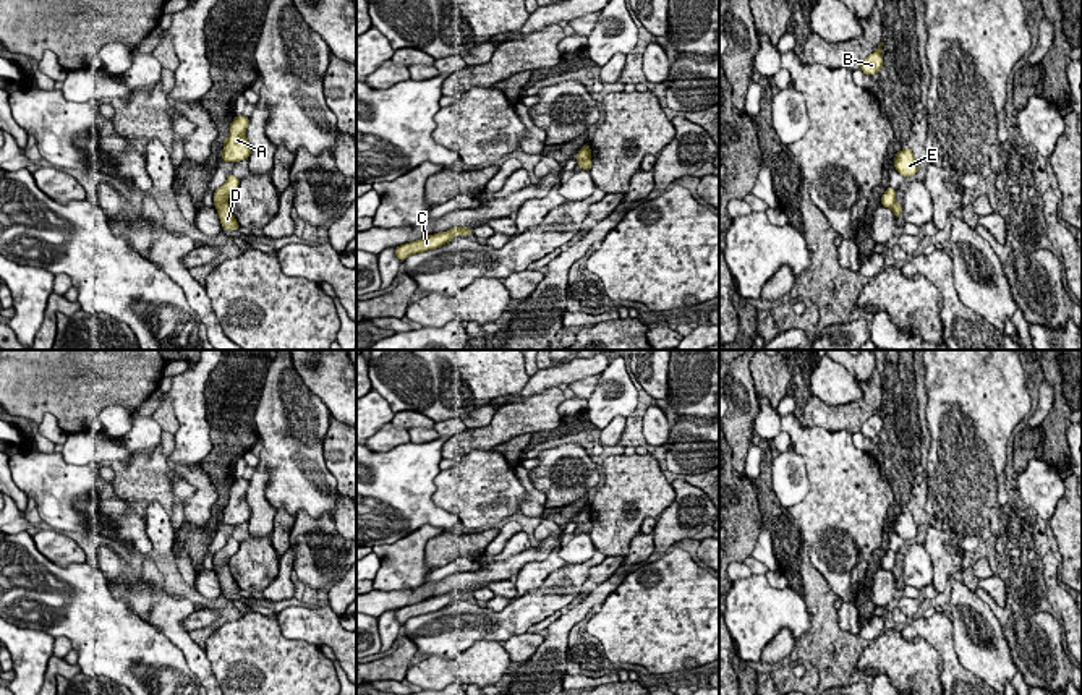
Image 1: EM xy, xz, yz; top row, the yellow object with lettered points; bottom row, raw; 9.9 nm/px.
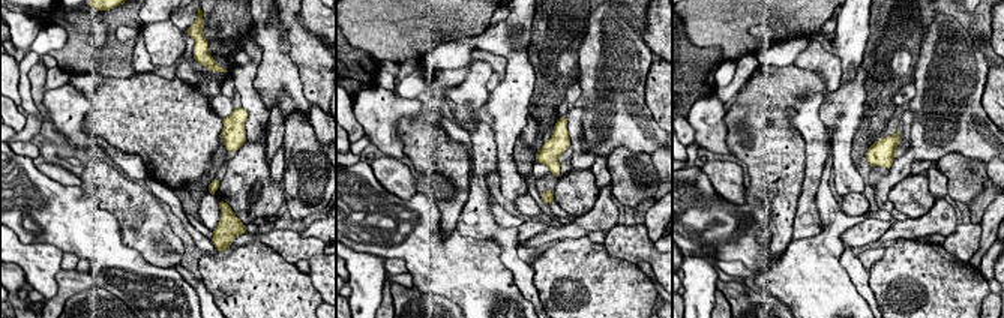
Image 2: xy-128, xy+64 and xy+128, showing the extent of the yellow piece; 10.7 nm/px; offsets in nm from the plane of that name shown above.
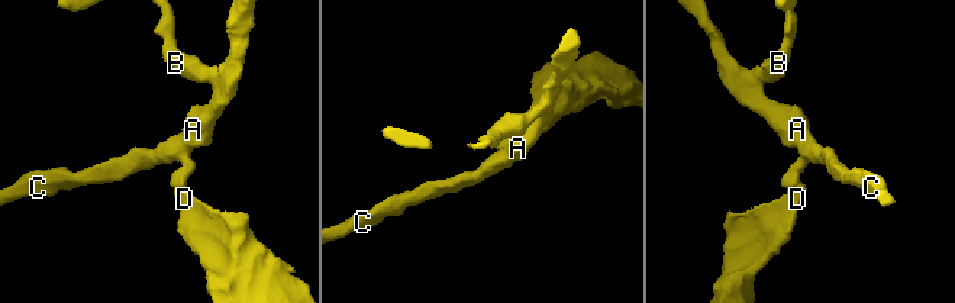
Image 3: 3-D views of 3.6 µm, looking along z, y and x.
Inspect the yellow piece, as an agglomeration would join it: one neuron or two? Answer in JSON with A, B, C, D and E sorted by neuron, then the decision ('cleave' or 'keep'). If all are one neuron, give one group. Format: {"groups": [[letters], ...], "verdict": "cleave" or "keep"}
{"groups": [["A", "B", "C", "E"], ["D"]], "verdict": "cleave"}

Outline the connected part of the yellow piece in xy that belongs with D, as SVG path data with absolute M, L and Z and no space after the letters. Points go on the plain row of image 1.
M228 564L215 567L215 572L219 575L219 582L224 593L238 593L240 588L230 573Z

